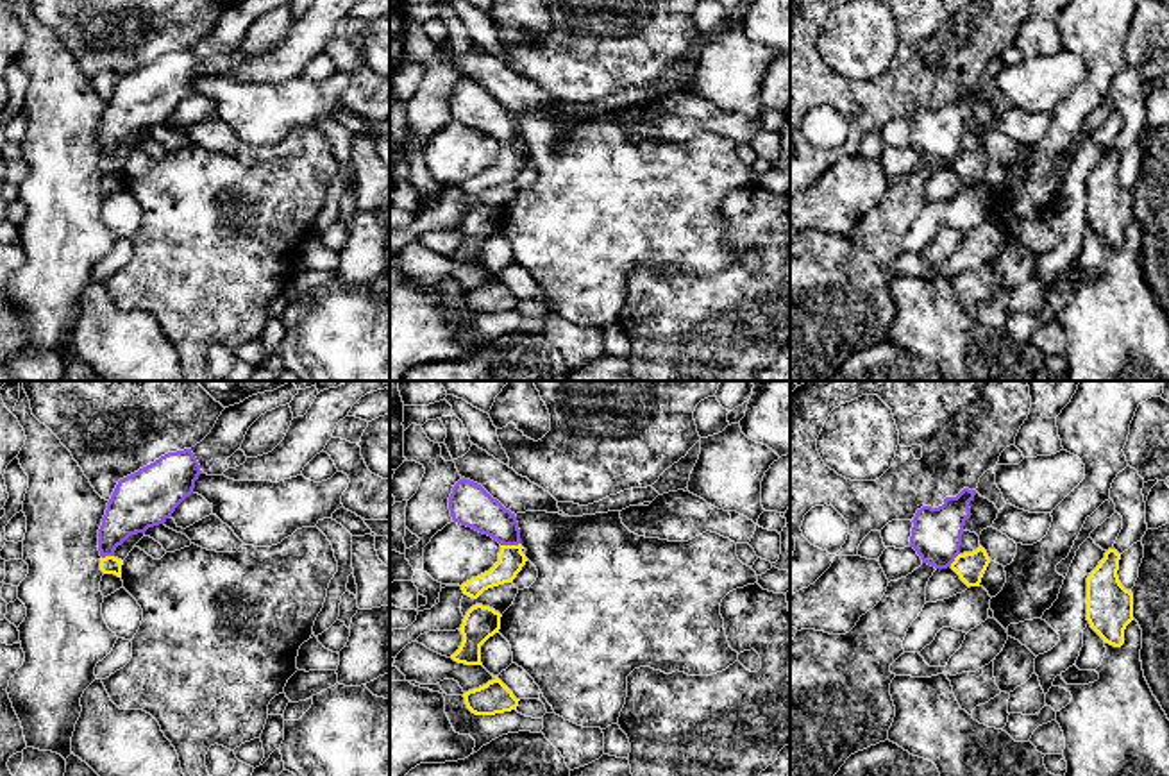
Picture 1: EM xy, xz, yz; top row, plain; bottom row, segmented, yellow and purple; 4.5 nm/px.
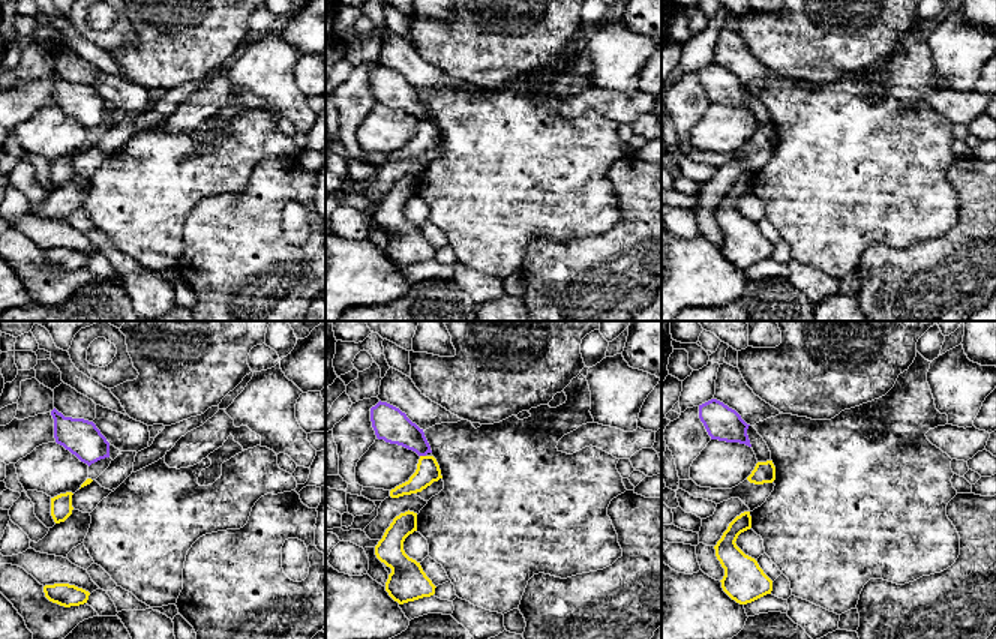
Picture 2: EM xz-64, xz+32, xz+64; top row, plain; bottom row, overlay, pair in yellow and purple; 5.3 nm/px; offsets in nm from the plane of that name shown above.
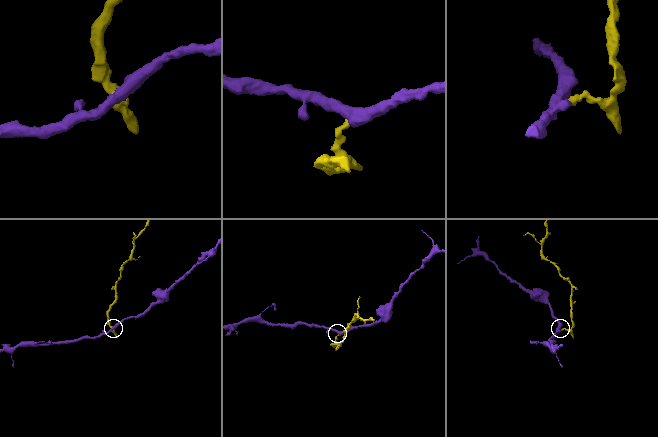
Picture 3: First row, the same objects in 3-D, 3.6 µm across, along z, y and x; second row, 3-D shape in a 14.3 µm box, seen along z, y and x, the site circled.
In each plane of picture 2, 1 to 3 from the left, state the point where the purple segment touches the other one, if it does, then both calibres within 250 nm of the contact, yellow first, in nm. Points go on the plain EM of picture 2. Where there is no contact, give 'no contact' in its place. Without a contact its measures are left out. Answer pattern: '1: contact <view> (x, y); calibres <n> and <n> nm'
1: no contact
2: contact xz+32 (423, 120); calibres 130 and 180 nm
3: no contact

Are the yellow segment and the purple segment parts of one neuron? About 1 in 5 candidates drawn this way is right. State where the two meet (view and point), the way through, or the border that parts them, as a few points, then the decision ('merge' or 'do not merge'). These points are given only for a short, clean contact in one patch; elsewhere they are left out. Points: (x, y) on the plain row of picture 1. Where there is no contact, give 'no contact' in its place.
contact xz (510, 145); border xz (519, 142), (501, 145); do not merge

